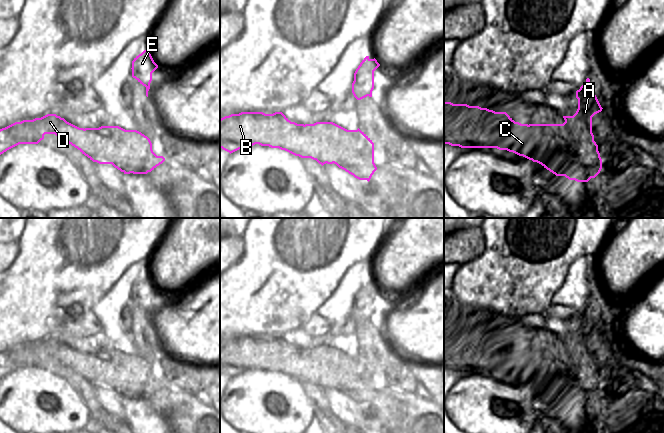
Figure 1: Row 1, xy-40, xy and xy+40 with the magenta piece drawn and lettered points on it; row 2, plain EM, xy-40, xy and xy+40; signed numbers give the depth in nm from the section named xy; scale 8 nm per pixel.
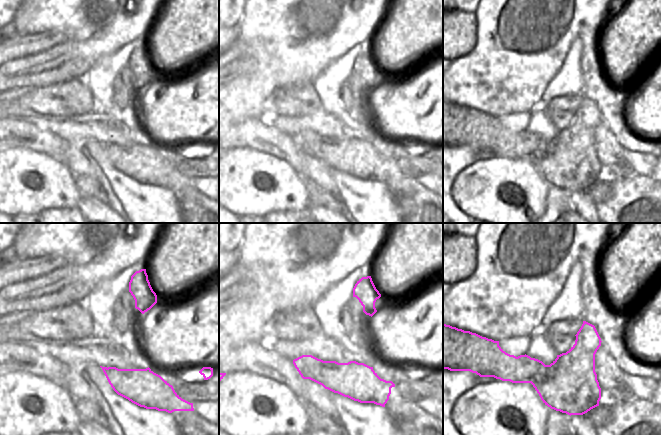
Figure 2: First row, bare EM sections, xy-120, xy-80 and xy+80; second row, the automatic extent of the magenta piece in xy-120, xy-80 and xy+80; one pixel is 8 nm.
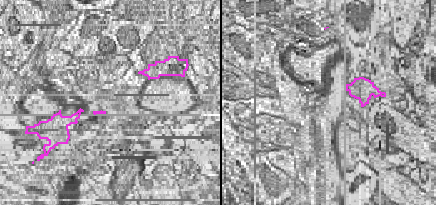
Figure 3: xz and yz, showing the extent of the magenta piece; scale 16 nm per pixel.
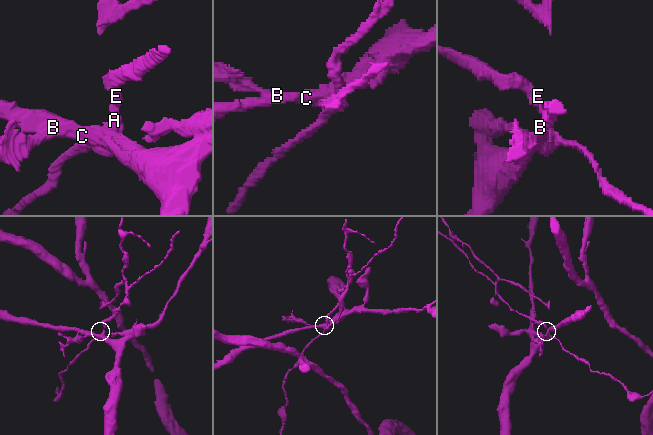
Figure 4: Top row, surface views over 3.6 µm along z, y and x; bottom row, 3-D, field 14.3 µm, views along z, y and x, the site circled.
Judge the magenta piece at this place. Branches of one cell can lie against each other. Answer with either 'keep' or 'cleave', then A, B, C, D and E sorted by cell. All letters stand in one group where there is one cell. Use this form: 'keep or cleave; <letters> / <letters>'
cleave; A E / B C D

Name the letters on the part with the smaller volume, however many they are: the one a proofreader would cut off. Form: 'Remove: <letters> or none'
Remove: A, E

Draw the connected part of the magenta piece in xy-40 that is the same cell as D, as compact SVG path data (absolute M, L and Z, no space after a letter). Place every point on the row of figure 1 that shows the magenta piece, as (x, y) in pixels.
M56 114L15 122L0 129L0 155L19 144L38 144L45 134L55 134L93 162L112 164L121 172L151 172L165 161L153 151L151 154L139 150L135 154L127 154L125 150L113 152L111 141L99 138L97 130L79 128Z

